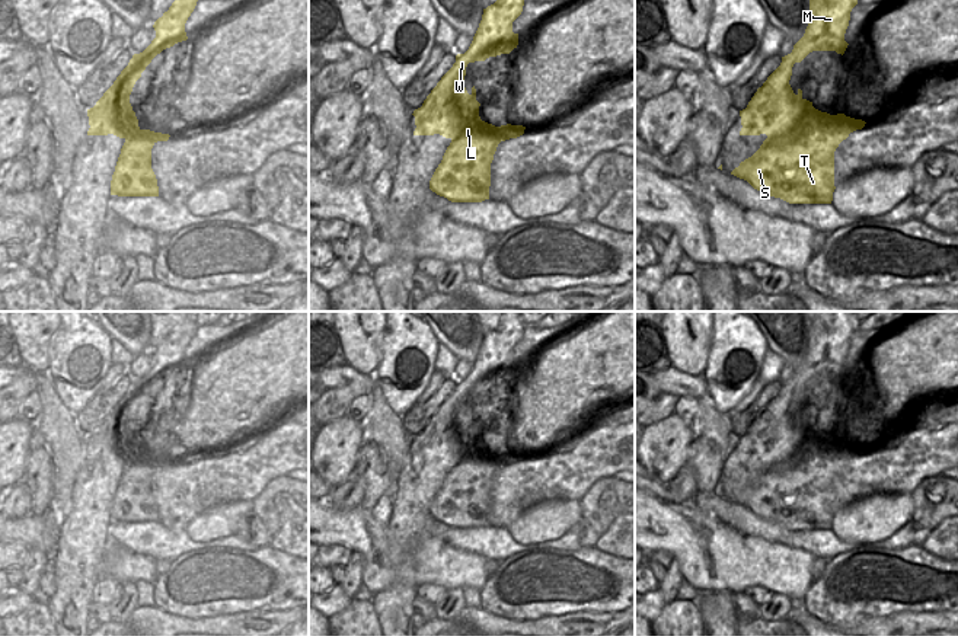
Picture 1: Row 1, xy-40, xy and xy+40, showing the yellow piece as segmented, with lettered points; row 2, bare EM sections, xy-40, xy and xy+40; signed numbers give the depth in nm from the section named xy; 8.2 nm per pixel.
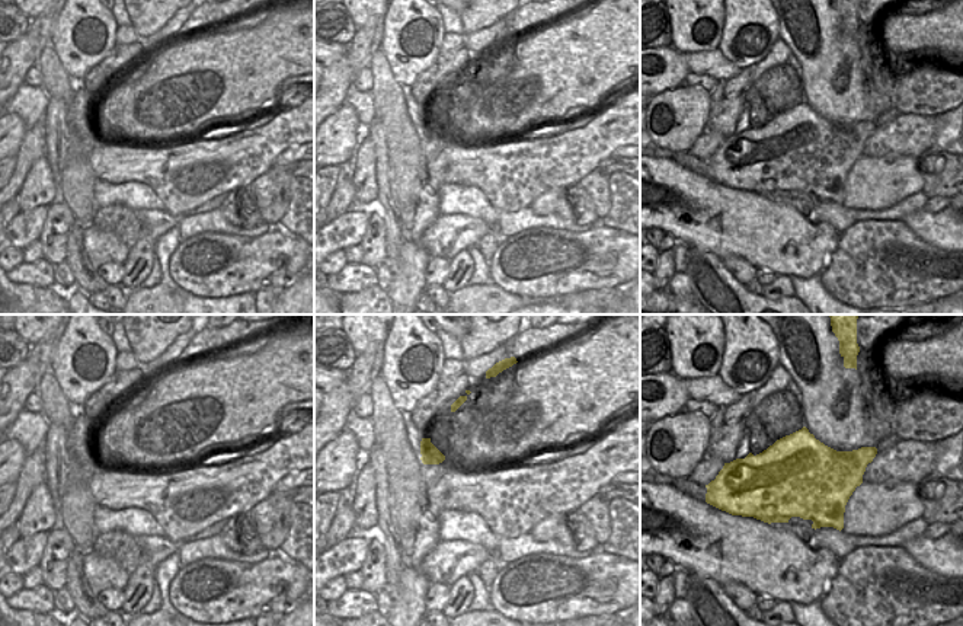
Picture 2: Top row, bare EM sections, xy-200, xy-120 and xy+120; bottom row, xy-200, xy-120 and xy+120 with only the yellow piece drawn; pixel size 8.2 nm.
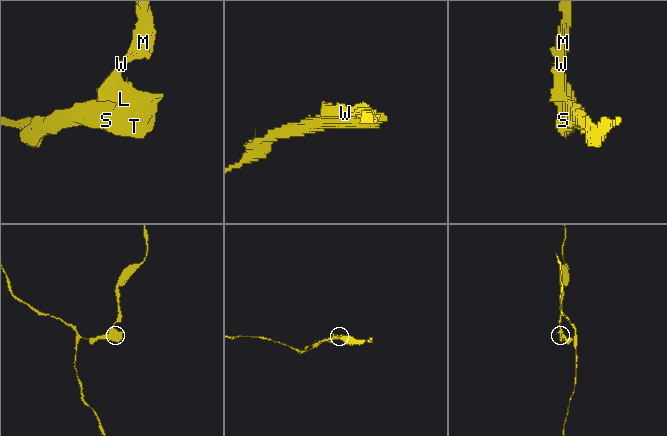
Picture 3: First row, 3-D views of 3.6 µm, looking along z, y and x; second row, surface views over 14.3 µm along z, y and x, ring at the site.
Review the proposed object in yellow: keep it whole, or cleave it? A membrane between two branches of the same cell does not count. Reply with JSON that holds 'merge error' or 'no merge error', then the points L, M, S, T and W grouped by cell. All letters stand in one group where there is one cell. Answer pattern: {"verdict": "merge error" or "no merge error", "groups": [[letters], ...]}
{"verdict": "merge error", "groups": [["L", "S", "T"], ["M", "W"]]}

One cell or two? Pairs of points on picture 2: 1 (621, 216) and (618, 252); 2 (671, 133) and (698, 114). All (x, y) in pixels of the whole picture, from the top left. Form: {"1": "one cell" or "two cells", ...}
{"1": "two cells", "2": "one cell"}

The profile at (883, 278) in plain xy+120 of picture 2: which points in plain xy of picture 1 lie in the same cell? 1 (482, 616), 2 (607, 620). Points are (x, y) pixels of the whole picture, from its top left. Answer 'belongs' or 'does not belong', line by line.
1: does not belong
2: does not belong

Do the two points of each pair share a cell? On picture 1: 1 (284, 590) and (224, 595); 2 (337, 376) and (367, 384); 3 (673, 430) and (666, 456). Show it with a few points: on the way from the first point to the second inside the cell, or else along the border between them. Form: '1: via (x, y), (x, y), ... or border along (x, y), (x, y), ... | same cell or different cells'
1: via (270, 591), (267, 594), (239, 594) | same cell
2: via (344, 376), (360, 383) | same cell
3: via (673, 435), (666, 443), (666, 450) | same cell

